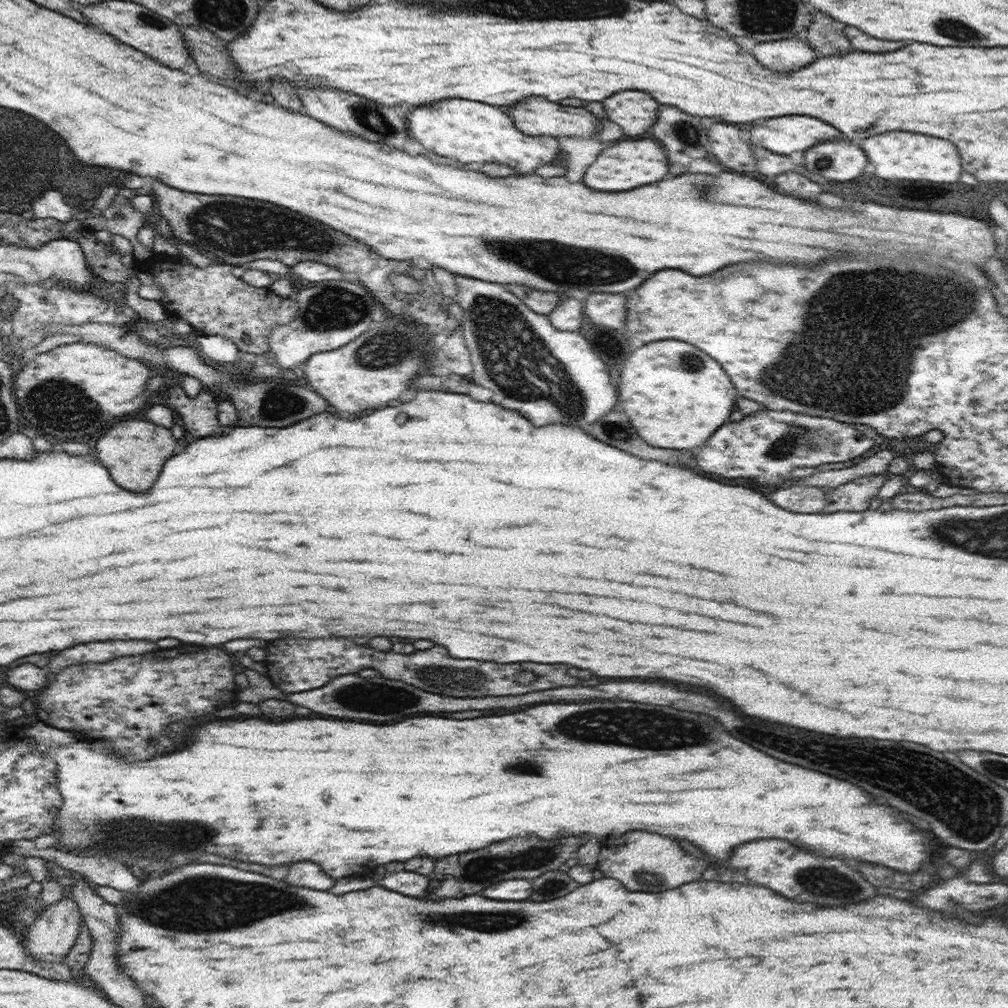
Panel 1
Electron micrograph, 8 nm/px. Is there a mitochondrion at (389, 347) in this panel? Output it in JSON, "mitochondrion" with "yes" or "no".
{"mitochondrion":"yes"}

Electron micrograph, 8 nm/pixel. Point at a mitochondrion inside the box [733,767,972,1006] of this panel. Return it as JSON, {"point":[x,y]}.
{"point":[823,883]}

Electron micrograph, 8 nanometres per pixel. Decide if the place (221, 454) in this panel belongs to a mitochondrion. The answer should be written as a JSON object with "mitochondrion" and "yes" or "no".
{"mitochondrion":"no"}

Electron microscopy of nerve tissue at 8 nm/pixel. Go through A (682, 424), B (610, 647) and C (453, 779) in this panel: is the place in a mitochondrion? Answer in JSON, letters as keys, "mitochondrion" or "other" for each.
{"A":"other","B":"other","C":"other"}

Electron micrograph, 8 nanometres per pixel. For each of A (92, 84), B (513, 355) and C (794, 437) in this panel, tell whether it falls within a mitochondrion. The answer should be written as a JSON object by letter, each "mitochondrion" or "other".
{"A":"other","B":"mitochondrion","C":"mitochondrion"}

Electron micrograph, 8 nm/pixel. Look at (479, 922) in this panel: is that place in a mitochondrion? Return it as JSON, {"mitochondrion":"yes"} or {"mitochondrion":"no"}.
{"mitochondrion":"yes"}

